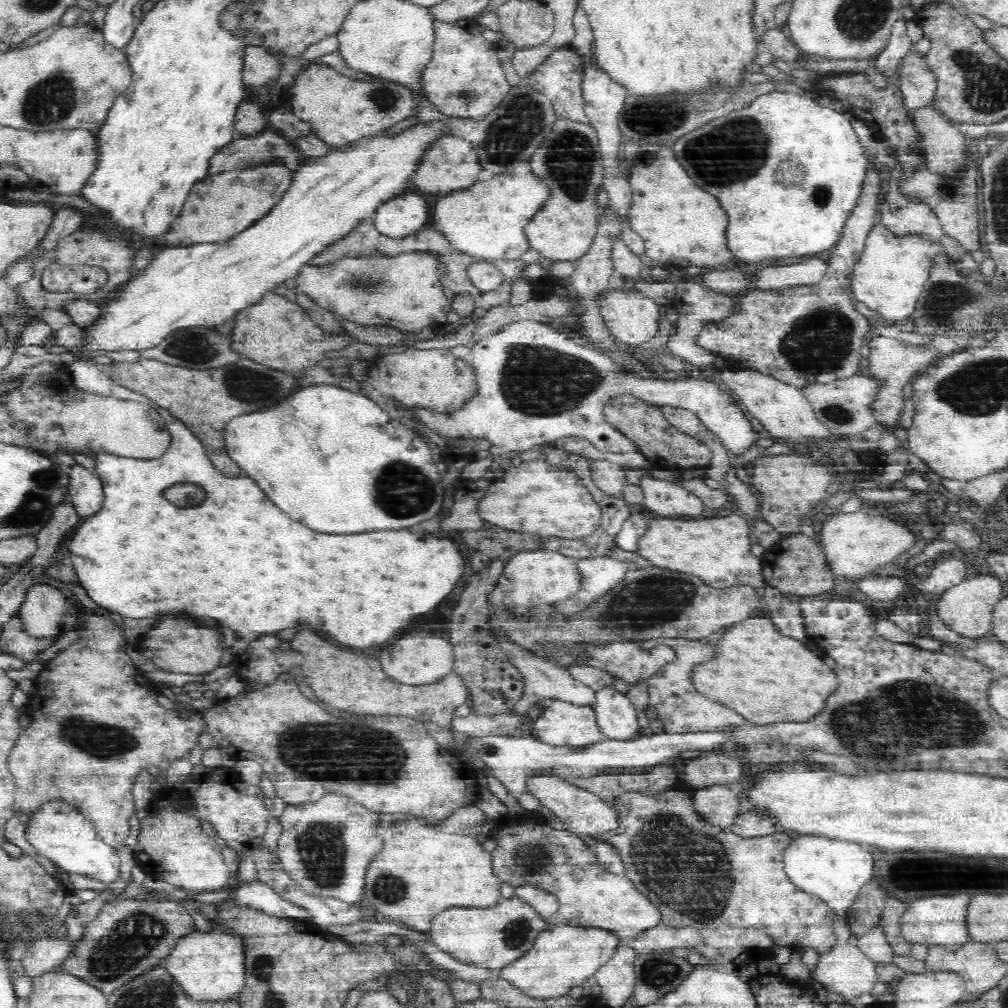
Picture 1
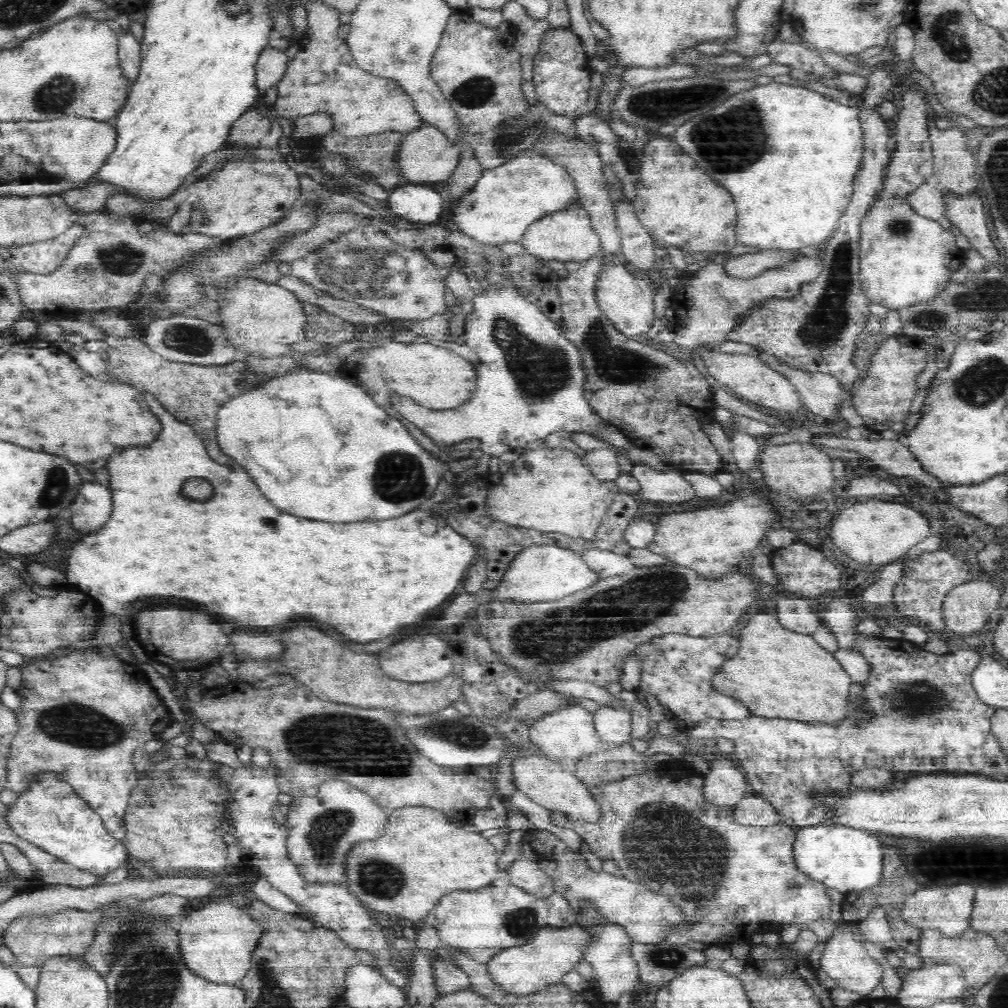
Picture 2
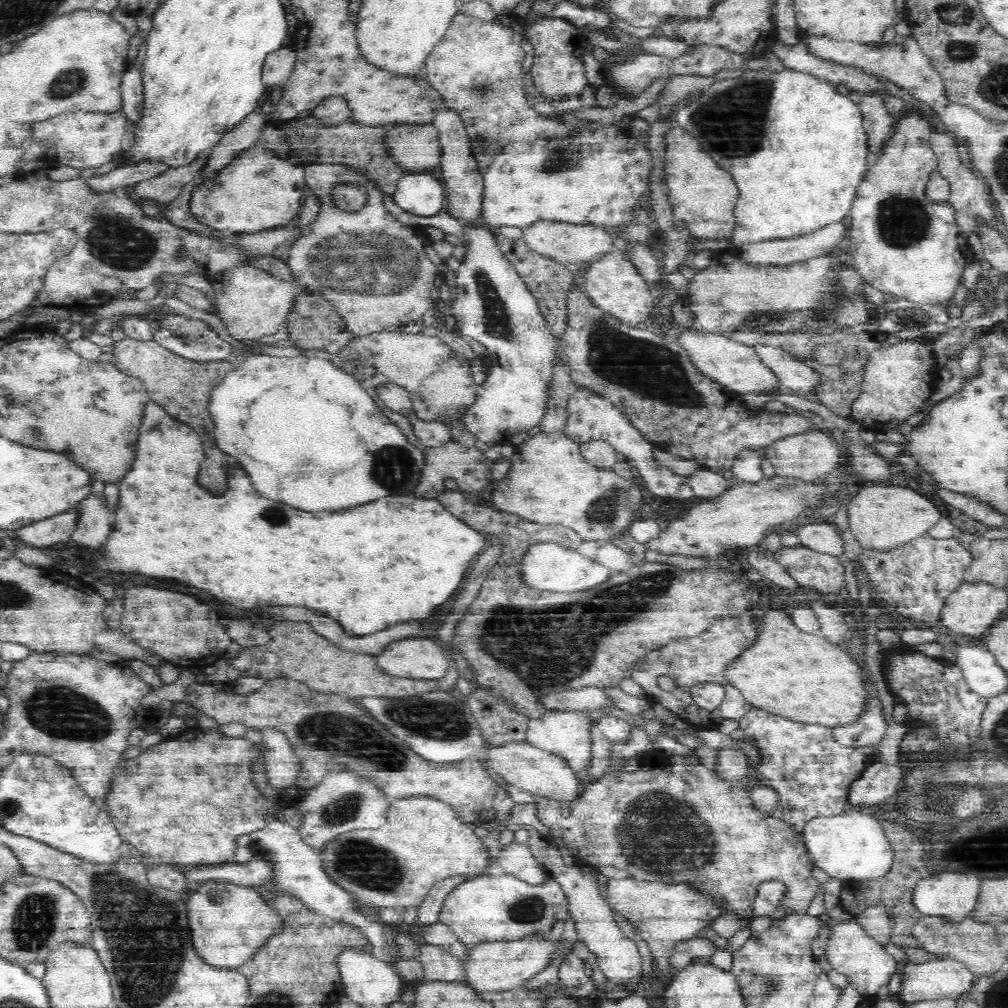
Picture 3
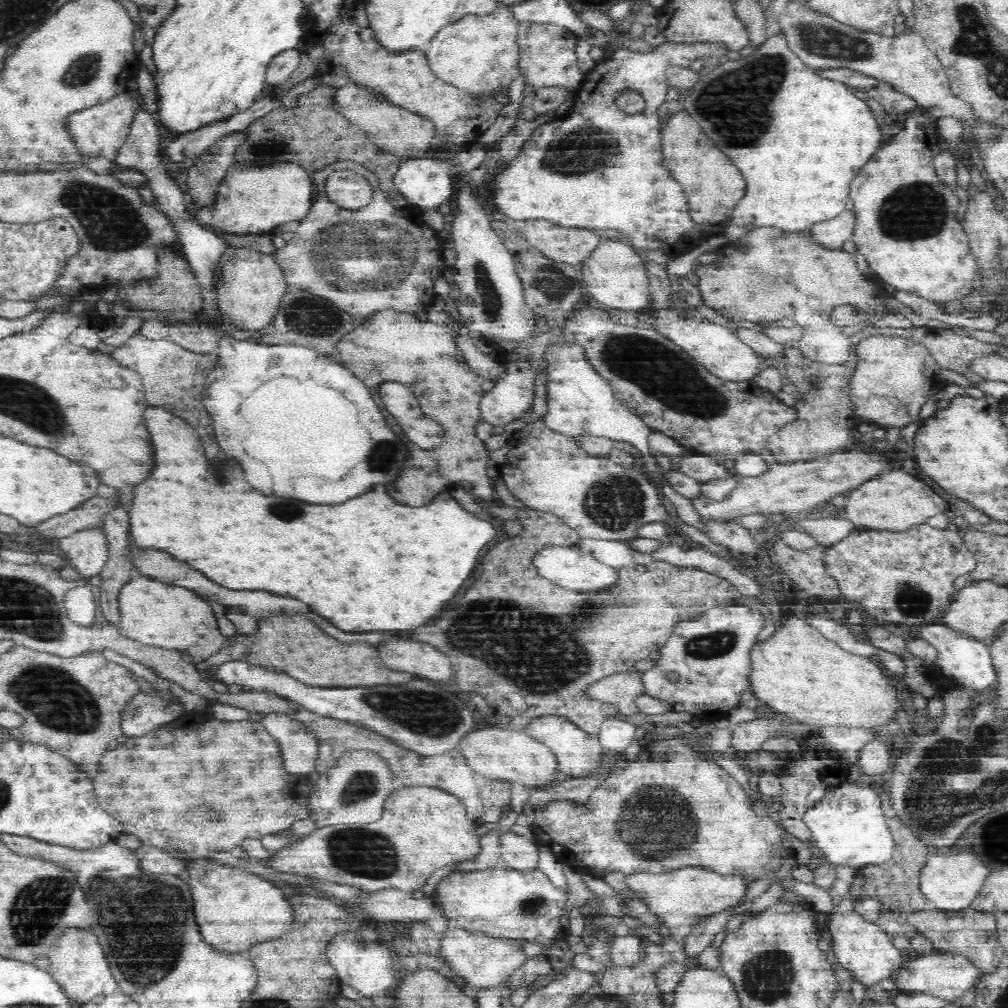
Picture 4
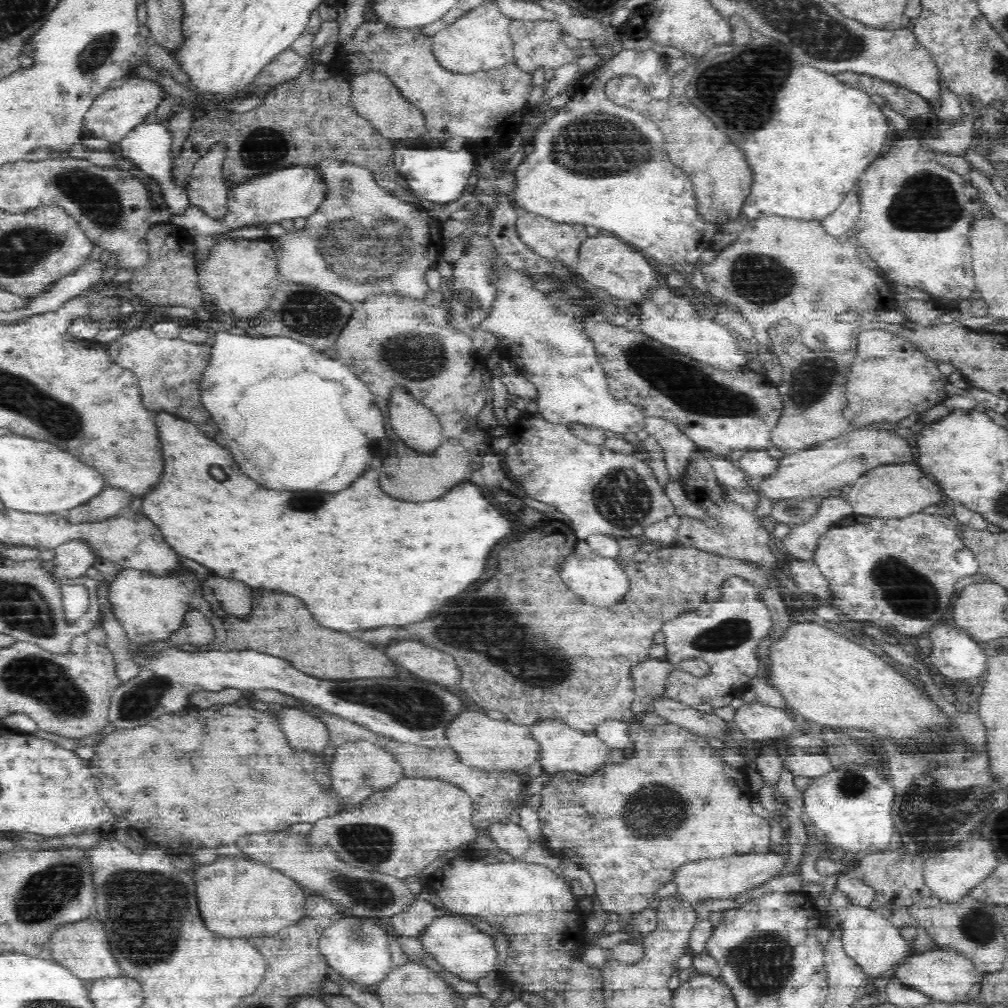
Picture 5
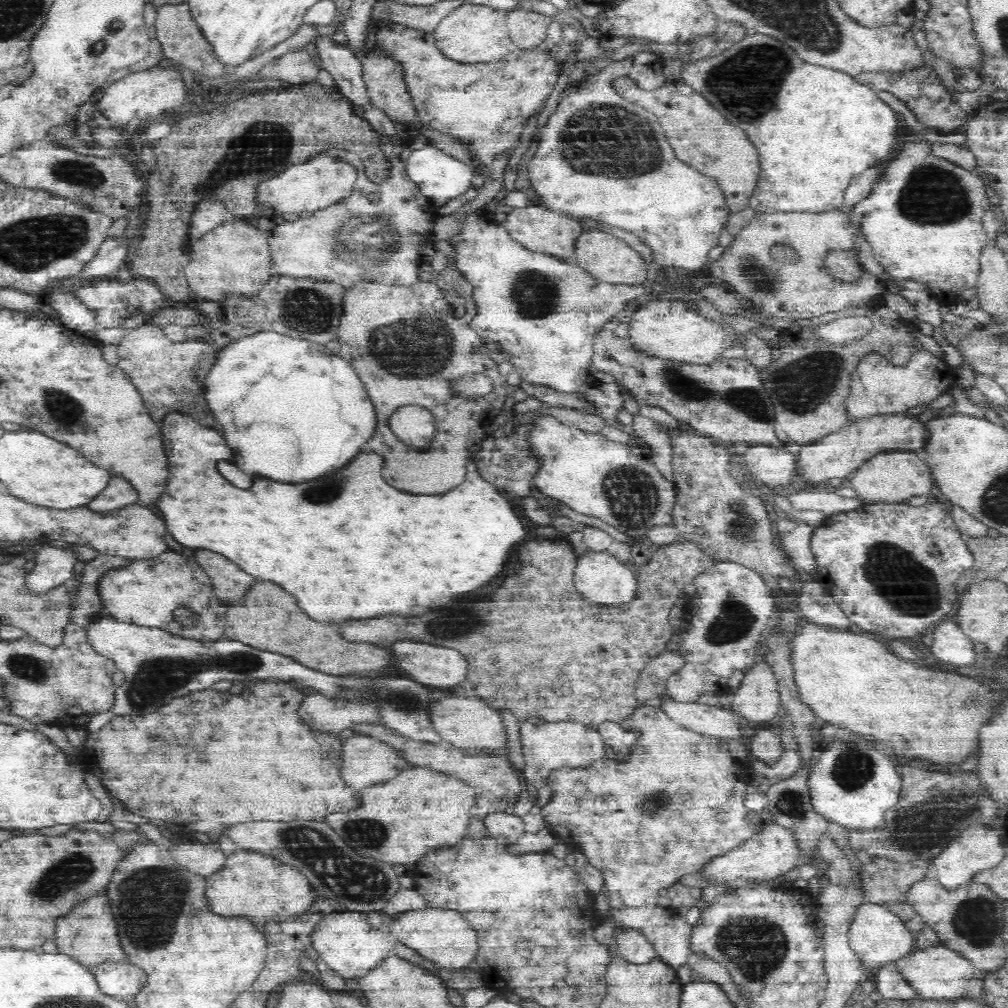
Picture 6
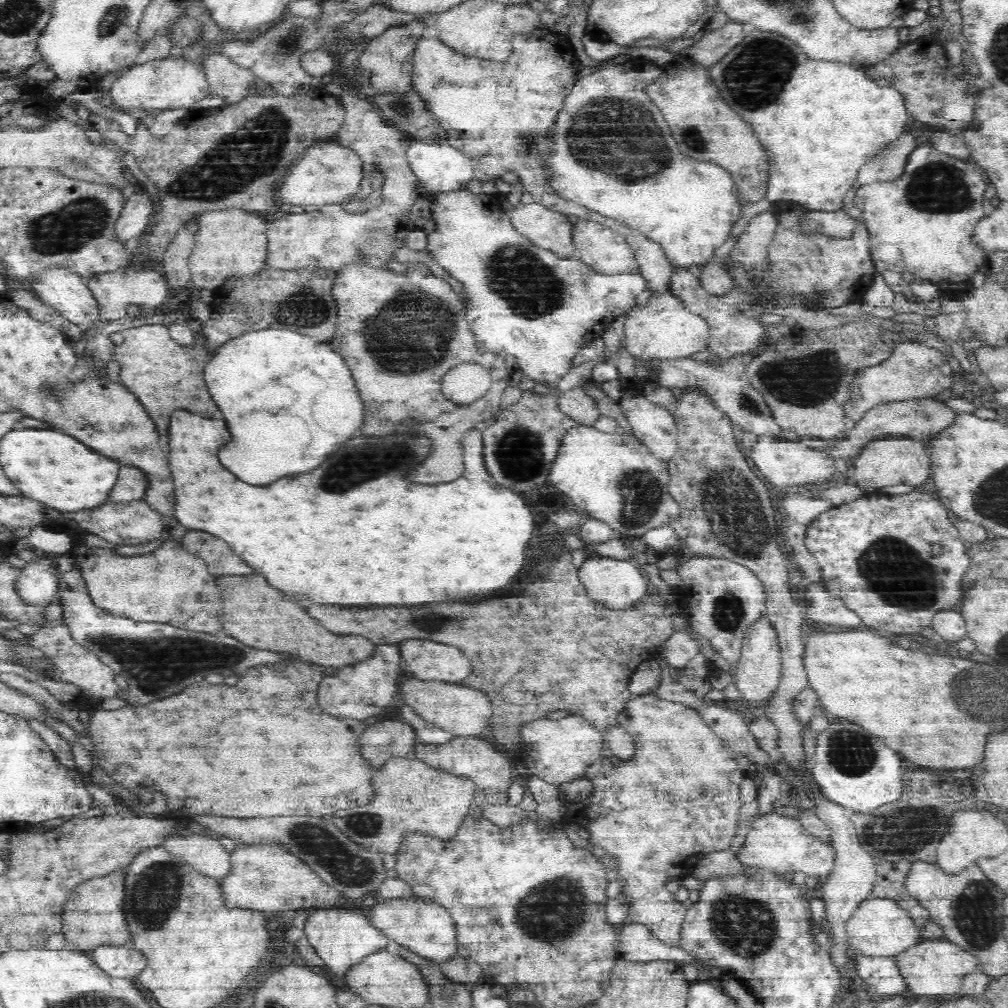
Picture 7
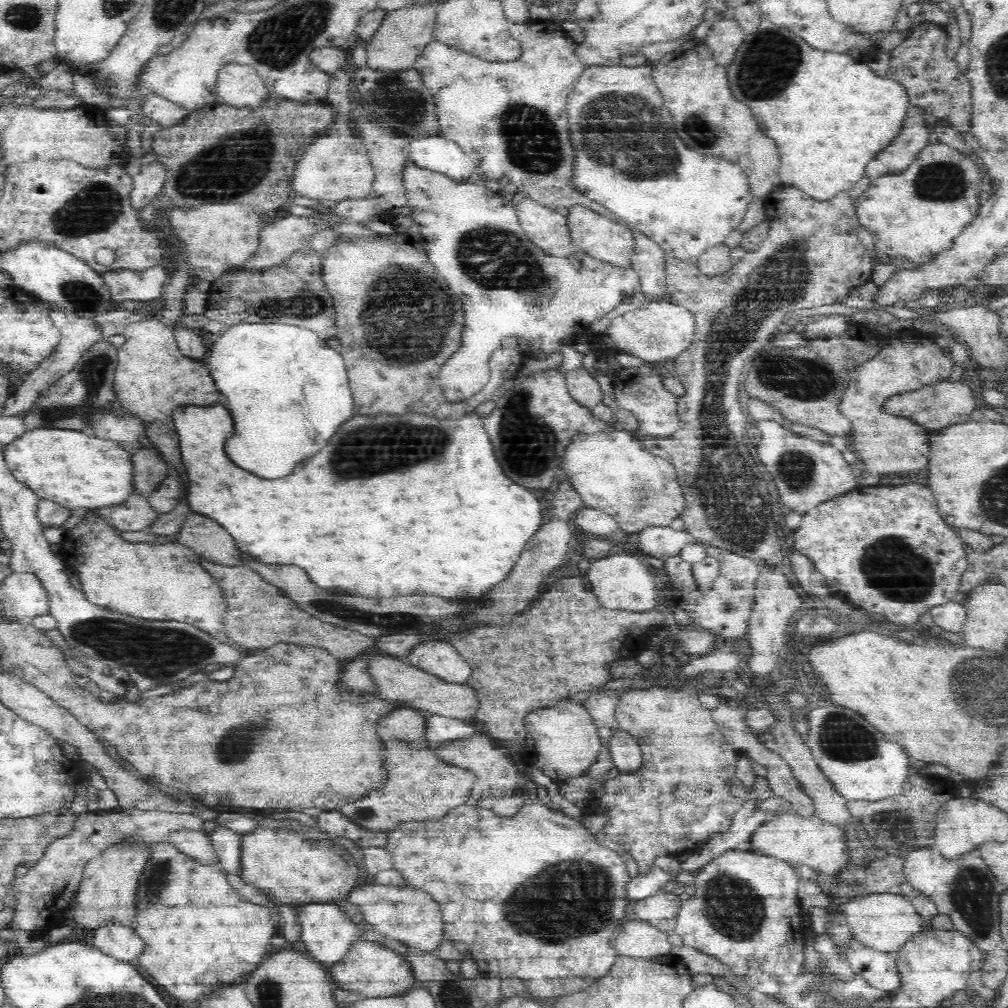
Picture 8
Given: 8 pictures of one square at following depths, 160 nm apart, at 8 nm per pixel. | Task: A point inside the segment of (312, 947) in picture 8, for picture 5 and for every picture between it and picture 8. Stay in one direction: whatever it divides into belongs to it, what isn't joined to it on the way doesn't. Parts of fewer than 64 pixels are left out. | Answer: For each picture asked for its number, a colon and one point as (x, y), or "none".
5: (357, 948)
6: (345, 940)
7: (341, 937)

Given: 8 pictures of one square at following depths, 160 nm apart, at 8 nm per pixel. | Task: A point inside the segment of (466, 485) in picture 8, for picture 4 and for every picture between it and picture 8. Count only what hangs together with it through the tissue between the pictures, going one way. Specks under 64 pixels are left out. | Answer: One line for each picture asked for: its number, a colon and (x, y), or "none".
4: (369, 563)
5: (383, 561)
6: (334, 542)
7: (320, 533)

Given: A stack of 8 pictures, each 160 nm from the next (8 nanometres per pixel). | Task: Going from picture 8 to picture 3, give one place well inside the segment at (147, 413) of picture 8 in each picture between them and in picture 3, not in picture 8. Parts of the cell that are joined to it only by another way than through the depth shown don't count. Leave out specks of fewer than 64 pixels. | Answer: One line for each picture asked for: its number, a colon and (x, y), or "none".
3: (181, 386)
4: (172, 376)
5: (172, 369)
6: (172, 373)
7: (164, 376)

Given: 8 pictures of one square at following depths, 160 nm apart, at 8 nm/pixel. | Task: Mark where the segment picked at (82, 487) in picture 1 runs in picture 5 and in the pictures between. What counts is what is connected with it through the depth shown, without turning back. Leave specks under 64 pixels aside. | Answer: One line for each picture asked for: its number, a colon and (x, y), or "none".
2: (91, 510)
3: (95, 527)
4: (86, 550)
5: (72, 559)

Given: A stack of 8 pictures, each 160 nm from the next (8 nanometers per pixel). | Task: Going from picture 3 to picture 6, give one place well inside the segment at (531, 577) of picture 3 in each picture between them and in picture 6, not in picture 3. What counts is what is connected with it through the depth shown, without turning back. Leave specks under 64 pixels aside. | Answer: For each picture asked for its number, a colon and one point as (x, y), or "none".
4: (571, 567)
5: (599, 580)
6: (602, 578)

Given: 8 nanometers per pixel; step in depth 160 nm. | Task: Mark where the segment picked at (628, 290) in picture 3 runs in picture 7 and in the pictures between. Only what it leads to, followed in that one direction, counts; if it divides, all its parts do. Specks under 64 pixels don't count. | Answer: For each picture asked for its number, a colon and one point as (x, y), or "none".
4: (615, 275)
5: (606, 261)
6: (607, 258)
7: (605, 251)

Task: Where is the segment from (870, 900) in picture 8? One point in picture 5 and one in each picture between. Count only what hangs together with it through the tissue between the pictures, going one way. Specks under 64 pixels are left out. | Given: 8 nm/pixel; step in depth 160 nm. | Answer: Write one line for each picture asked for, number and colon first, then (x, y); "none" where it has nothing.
5: (876, 944)
6: (879, 936)
7: (879, 926)

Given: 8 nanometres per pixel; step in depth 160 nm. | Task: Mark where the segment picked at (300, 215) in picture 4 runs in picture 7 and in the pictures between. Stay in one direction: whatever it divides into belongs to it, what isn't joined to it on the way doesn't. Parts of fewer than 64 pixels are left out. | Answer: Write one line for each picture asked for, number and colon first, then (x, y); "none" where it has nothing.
5: (298, 191)
6: (321, 181)
7: (327, 172)

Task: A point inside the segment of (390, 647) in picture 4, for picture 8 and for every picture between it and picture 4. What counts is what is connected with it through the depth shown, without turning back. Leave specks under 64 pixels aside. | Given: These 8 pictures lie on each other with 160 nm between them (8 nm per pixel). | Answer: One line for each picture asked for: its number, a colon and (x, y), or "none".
5: (429, 663)
6: (428, 664)
7: (424, 658)
8: (437, 658)

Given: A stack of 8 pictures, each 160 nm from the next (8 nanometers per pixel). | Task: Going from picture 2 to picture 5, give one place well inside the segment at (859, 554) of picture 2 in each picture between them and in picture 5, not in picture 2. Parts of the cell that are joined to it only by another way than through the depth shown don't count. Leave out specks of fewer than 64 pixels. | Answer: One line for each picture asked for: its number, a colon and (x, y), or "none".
3: (881, 515)
4: (894, 499)
5: (896, 489)

